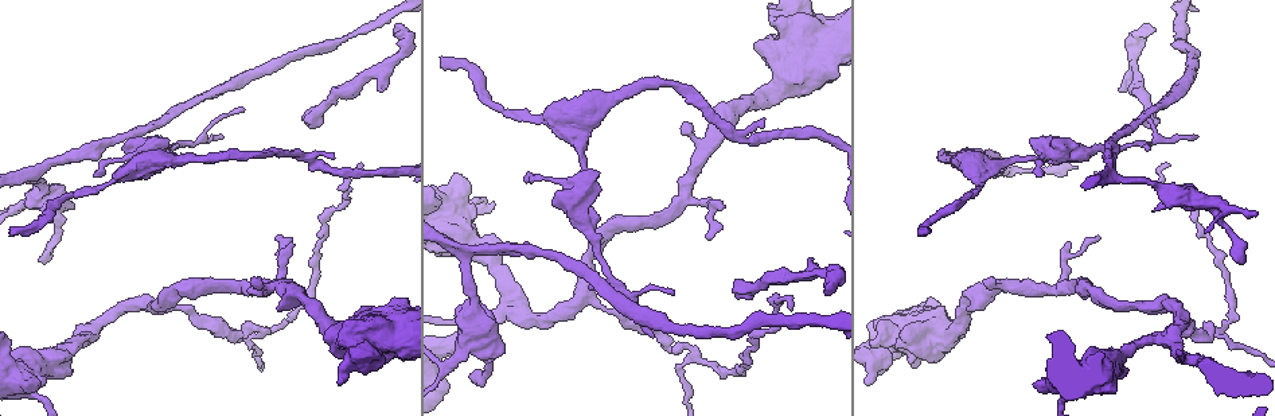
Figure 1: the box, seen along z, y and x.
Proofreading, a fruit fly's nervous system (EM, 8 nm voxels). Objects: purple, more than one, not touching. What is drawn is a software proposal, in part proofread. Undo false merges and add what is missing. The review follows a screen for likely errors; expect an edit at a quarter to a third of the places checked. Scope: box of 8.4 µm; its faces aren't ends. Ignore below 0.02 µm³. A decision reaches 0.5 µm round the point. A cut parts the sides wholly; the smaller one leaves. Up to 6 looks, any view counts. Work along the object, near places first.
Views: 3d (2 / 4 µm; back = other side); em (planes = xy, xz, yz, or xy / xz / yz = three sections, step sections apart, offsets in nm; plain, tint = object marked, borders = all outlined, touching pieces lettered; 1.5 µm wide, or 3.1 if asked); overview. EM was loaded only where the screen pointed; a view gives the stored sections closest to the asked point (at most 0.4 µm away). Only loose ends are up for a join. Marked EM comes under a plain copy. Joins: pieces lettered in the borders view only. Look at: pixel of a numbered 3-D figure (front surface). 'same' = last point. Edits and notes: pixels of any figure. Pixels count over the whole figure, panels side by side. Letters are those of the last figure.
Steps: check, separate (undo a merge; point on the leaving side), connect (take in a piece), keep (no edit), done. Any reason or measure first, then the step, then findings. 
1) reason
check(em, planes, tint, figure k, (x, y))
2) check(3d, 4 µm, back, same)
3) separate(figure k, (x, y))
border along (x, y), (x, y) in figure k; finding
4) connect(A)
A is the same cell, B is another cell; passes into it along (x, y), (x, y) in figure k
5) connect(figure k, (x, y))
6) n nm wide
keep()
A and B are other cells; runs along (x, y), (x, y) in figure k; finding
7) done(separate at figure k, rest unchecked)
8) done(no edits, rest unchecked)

sudden change in width
check(em, xz, step 4, borders, figure 1, (1059, 152))

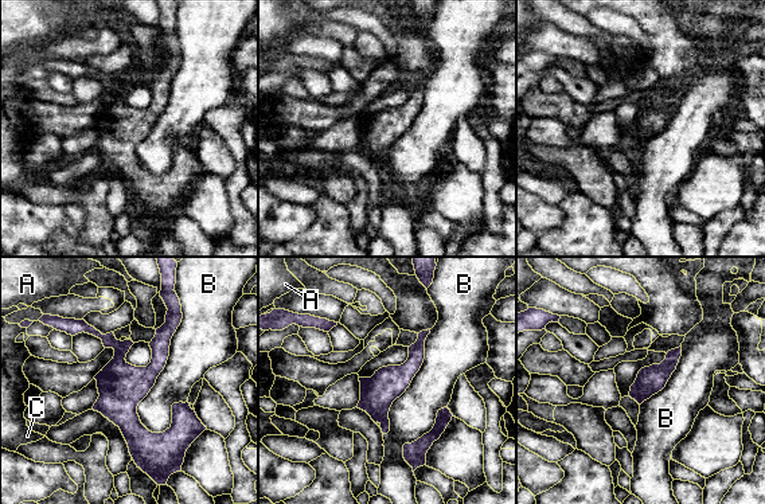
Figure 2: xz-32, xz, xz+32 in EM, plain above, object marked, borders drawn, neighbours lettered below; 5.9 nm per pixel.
keep()
A, B and C are other cells; runs along (81, 325), (118, 350), (144, 463) in figure 2; one neuron here

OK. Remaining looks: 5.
three arms meet
check(3d, 2 µm, figure 1, (1112, 173))

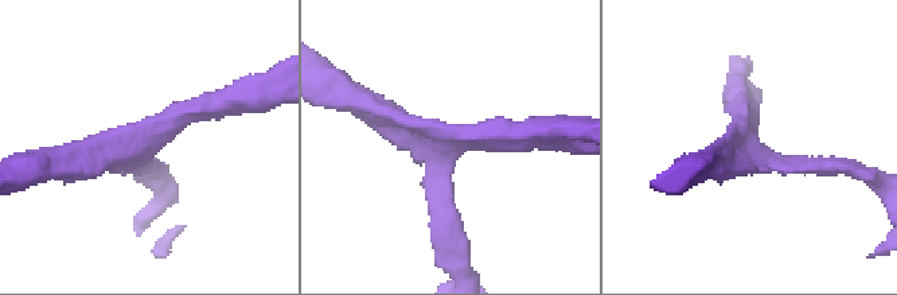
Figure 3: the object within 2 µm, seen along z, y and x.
3 arms
check(em, planes, borders, figure 3, (448, 149))

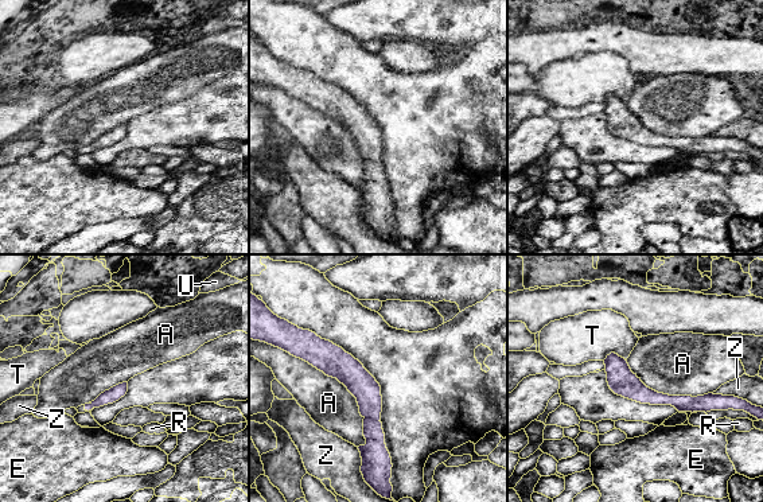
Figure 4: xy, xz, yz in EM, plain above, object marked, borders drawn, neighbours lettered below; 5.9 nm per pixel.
keep()
A, E, R, T, U and Z are other cells; border along (291, 354), (357, 400), (364, 446) in figure 4; all the same neuron

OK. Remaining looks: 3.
narrows sharply
check(3d, 2 µm, figure 1, (259, 154))

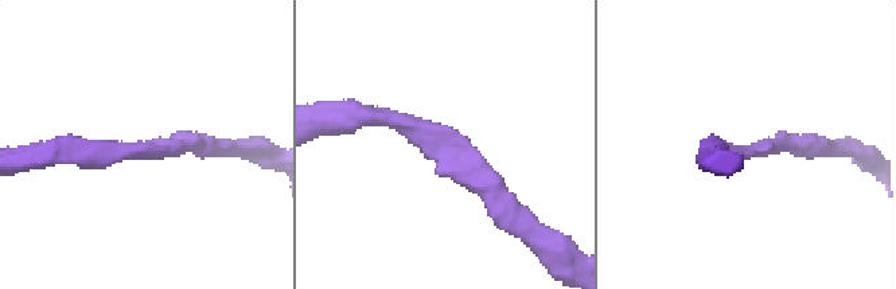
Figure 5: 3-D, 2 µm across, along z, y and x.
arms of 170, 180 nm; shape alone is not enough
check(em, planes, borders, figure 5, (752, 151))

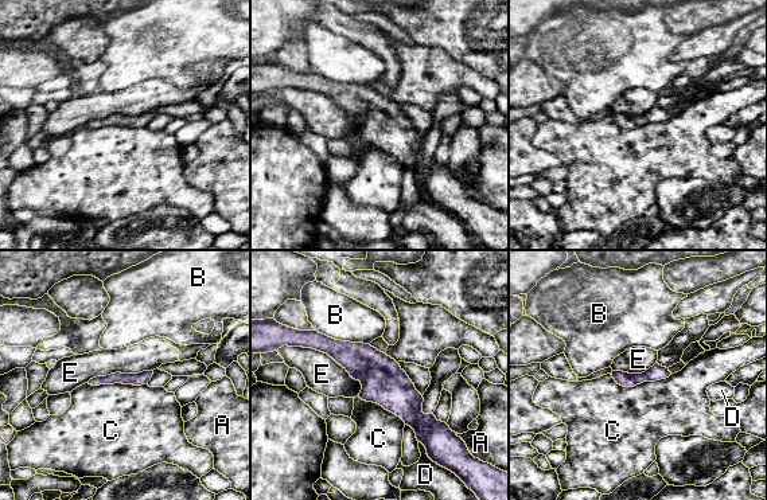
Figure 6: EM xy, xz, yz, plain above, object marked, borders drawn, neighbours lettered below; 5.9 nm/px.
keep()
A, B, C, D and E are other cells; all the same neuron

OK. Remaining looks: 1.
done(no edits, rest unchecked)

